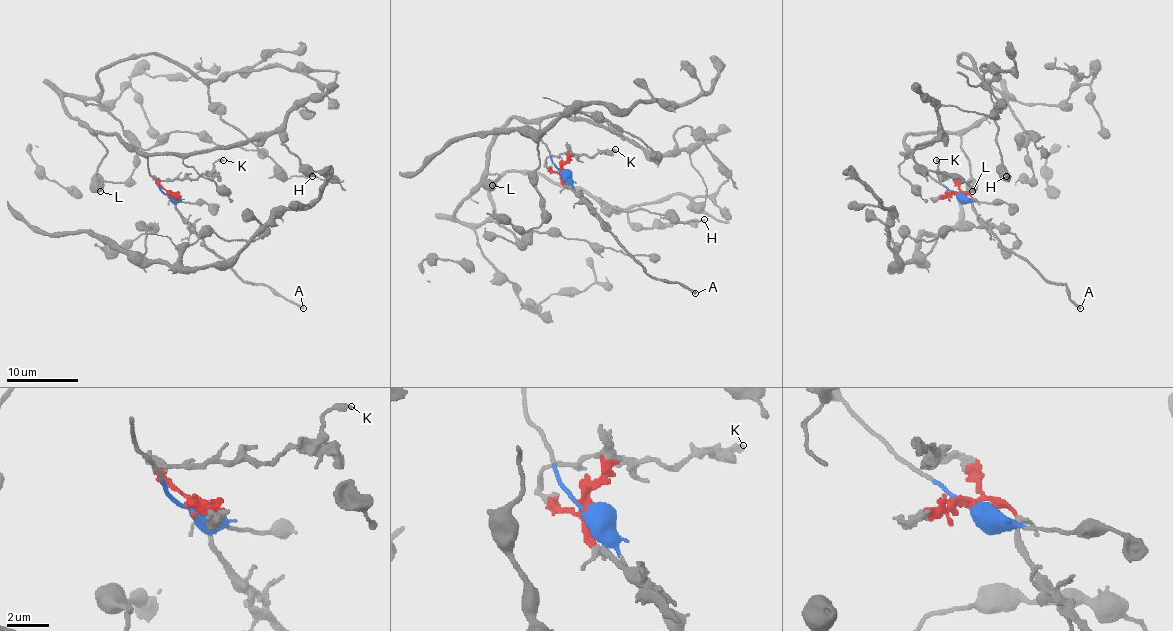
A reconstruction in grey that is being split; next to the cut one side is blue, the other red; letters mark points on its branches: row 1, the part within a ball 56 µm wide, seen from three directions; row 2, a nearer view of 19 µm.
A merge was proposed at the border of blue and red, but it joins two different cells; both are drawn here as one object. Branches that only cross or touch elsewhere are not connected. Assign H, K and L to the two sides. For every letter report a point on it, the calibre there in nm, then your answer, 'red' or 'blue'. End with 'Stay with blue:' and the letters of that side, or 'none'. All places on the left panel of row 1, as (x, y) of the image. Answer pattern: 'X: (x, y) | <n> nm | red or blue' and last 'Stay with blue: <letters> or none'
H: (312, 176) | 200 nm | blue
K: (223, 160) | 260 nm | red
L: (100, 191) | 700 nm | blue
Stay with blue: H, L

